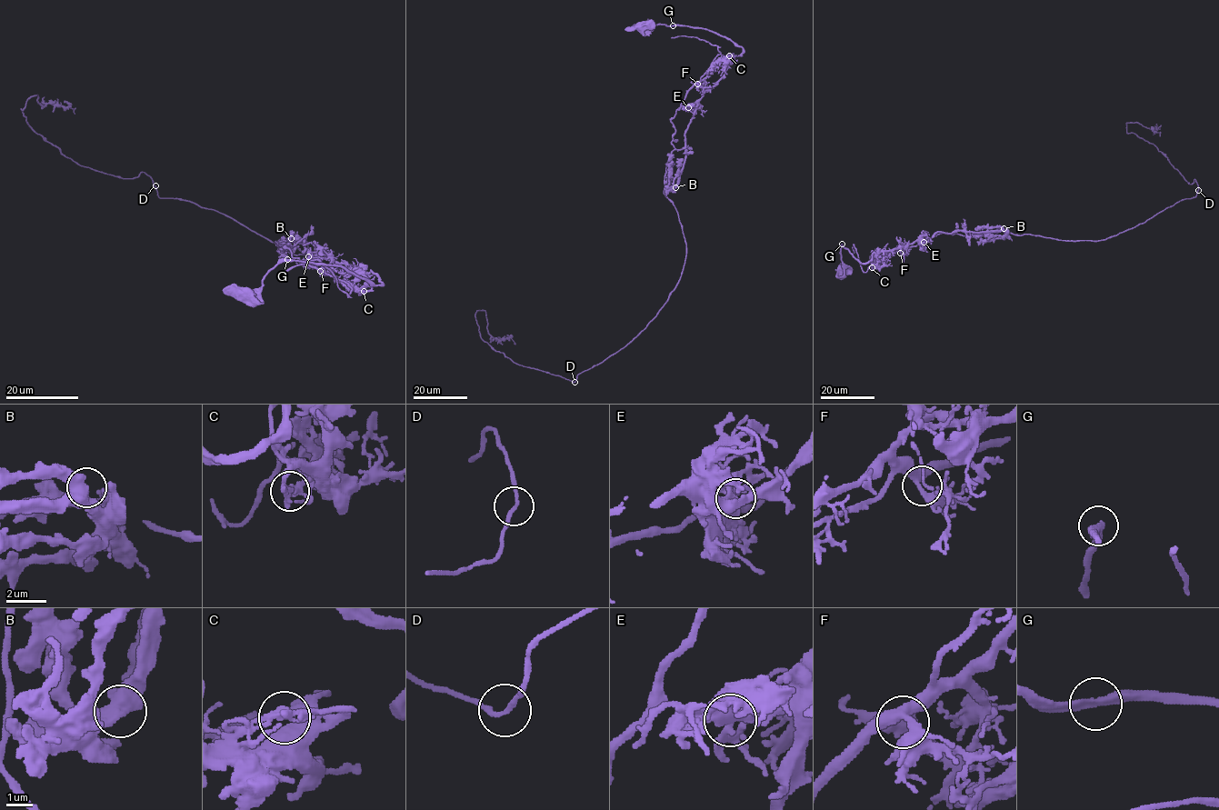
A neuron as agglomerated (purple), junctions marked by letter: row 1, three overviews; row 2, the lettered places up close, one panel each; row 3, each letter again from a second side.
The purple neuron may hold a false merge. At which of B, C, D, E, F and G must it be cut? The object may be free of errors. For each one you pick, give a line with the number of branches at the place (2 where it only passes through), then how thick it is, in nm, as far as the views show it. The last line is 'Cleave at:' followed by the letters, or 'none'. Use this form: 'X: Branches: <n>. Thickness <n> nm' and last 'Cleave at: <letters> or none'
C: Branches: 2. Thickness 300 nm
Cleave at: C

